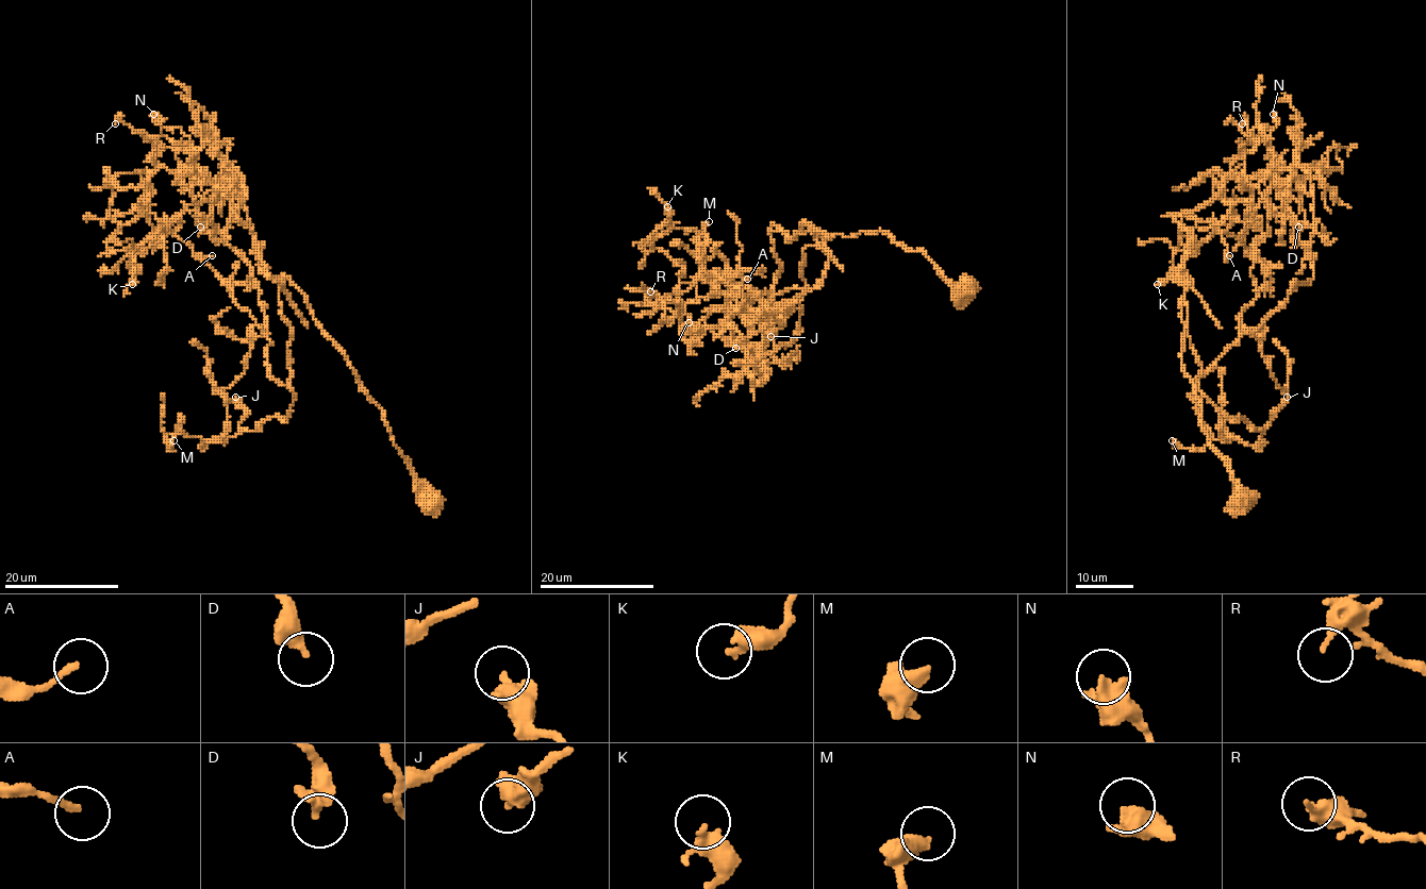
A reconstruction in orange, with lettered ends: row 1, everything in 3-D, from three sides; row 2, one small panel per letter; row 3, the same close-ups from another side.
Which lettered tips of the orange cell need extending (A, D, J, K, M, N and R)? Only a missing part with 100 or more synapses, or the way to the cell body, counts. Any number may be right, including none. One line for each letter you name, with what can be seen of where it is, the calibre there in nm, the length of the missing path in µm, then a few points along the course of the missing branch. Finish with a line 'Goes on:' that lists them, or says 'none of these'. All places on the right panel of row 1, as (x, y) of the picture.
Goes on: none of these

